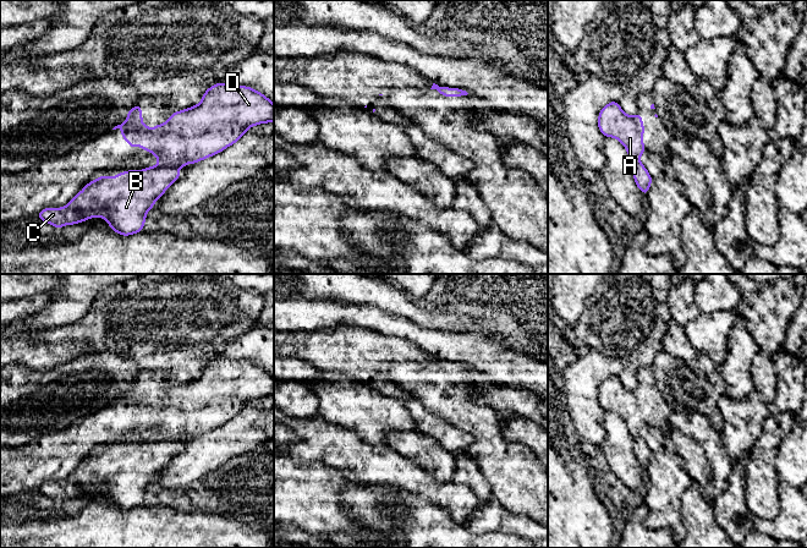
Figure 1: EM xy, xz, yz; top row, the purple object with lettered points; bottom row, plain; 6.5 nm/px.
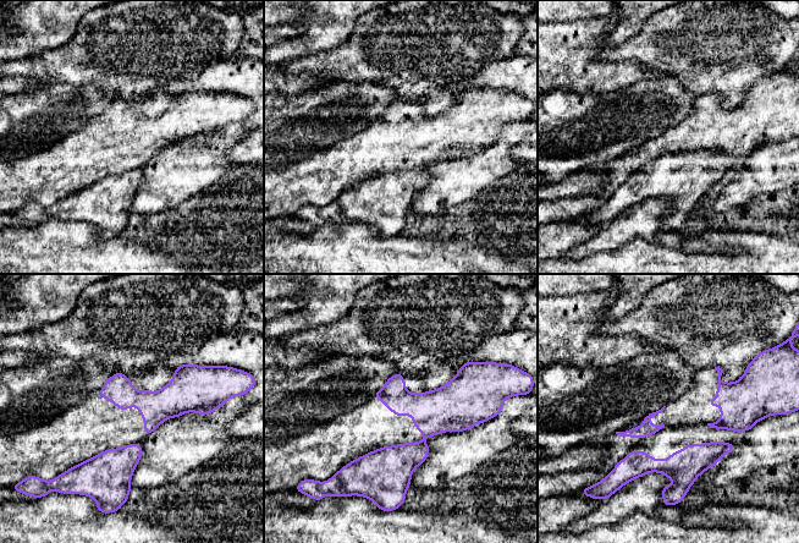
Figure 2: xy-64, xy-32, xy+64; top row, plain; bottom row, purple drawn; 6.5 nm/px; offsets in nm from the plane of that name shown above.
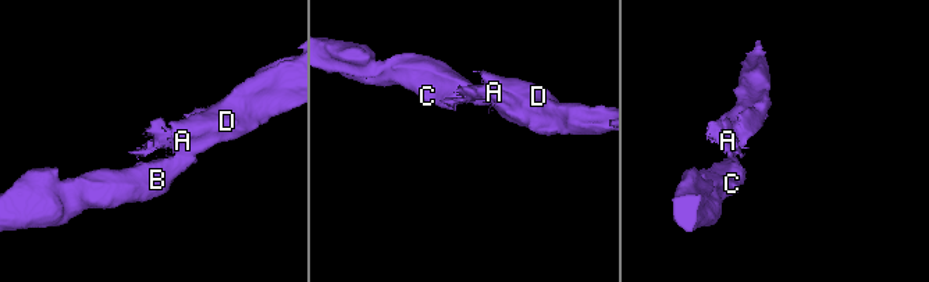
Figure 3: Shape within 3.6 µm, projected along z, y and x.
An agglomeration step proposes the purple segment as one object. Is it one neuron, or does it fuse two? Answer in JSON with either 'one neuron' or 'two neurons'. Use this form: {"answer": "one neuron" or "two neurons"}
{"answer": "two neurons"}

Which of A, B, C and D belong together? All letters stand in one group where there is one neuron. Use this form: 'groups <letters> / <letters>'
groups A D / B C

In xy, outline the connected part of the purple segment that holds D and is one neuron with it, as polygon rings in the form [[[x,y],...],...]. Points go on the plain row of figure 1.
[[[216,357],[205,365],[198,379],[171,388],[164,398],[148,402],[142,395],[138,378],[128,385],[126,395],[112,404],[120,402],[123,415],[131,422],[139,420],[149,424],[159,433],[157,440],[164,440],[171,437],[194,438],[207,433],[236,417],[249,401],[265,396],[274,396],[274,378],[270,373],[246,360]]]

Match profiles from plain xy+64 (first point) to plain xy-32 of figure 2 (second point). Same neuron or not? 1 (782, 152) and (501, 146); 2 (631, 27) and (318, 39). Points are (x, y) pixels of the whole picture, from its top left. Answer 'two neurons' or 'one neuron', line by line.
1: one neuron
2: one neuron

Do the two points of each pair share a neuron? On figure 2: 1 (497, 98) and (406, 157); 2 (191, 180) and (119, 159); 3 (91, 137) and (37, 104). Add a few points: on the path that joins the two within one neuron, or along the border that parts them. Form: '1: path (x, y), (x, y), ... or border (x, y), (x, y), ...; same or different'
1: path (474, 121), (457, 132), (429, 140); same
2: border (148, 160), (138, 169); different
3: border (100, 114), (83, 127), (51, 143); different

